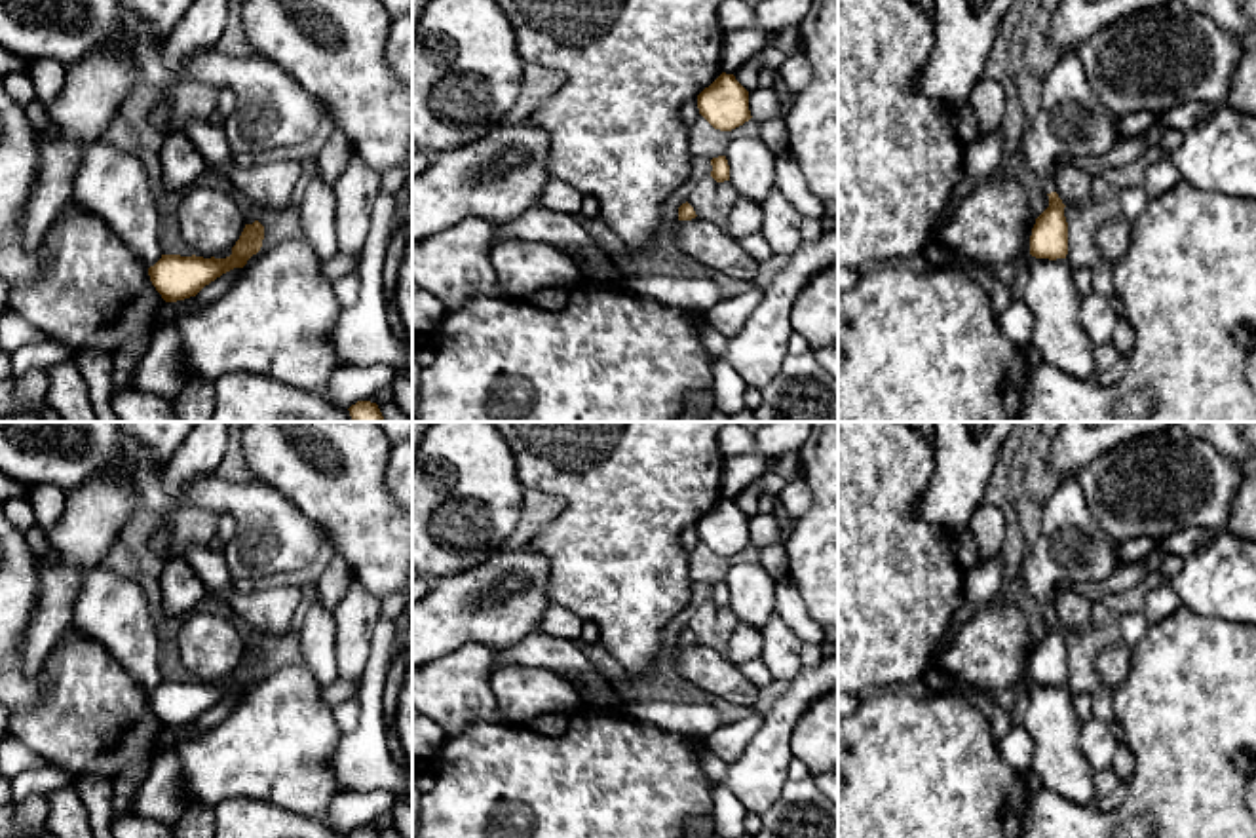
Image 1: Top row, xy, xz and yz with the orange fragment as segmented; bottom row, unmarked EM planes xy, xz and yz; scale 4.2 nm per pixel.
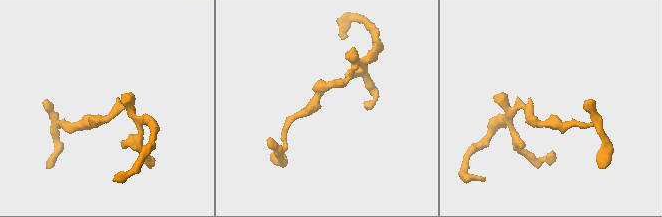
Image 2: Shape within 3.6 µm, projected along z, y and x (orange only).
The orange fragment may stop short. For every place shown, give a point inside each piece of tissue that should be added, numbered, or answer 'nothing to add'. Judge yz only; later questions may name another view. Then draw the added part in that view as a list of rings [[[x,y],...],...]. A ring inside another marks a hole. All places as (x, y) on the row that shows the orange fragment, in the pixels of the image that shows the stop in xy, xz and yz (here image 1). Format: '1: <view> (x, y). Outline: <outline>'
1: yz (1070, 122). Outline: [[[1068,51],[1043,76],[1037,112],[1024,129],[1015,152],[1024,156],[1043,192],[1051,194],[1055,192],[1053,171],[1056,160],[1108,154],[1121,143],[1117,125],[1119,118],[1106,110],[1096,99],[1077,53]]]

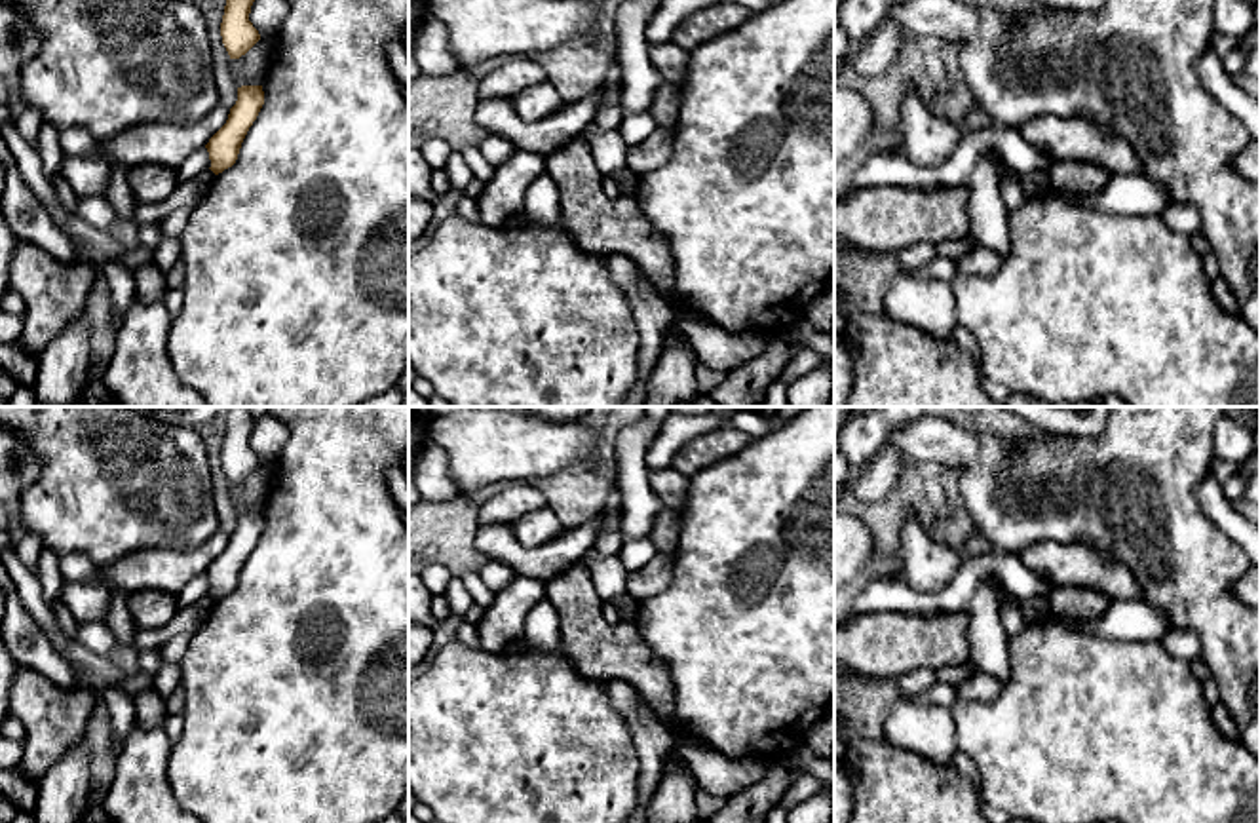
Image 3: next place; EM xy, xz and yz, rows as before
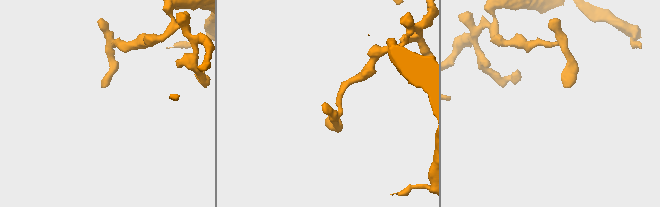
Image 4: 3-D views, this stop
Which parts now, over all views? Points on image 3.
nothing to add

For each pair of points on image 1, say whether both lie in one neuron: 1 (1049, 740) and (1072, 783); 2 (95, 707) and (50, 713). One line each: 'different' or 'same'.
1: same
2: same

